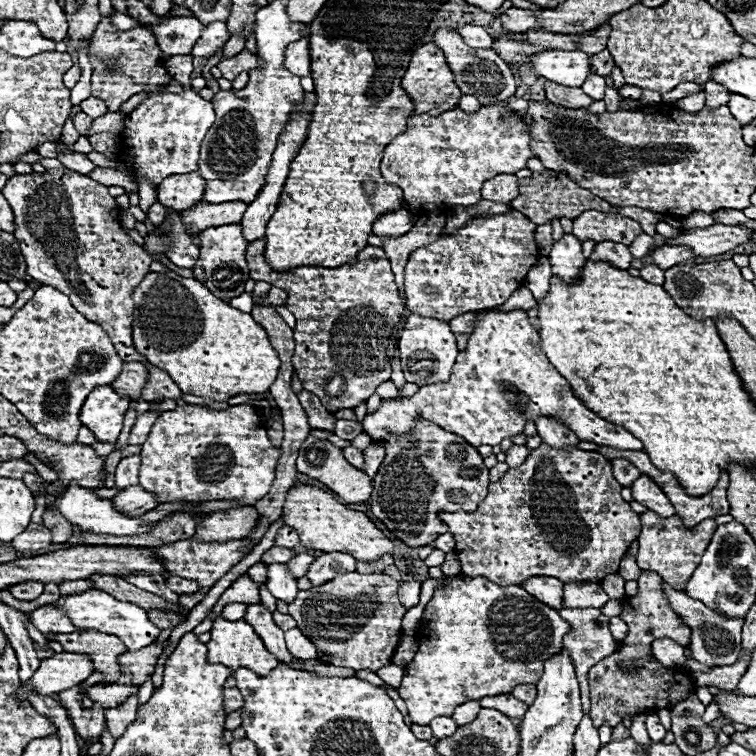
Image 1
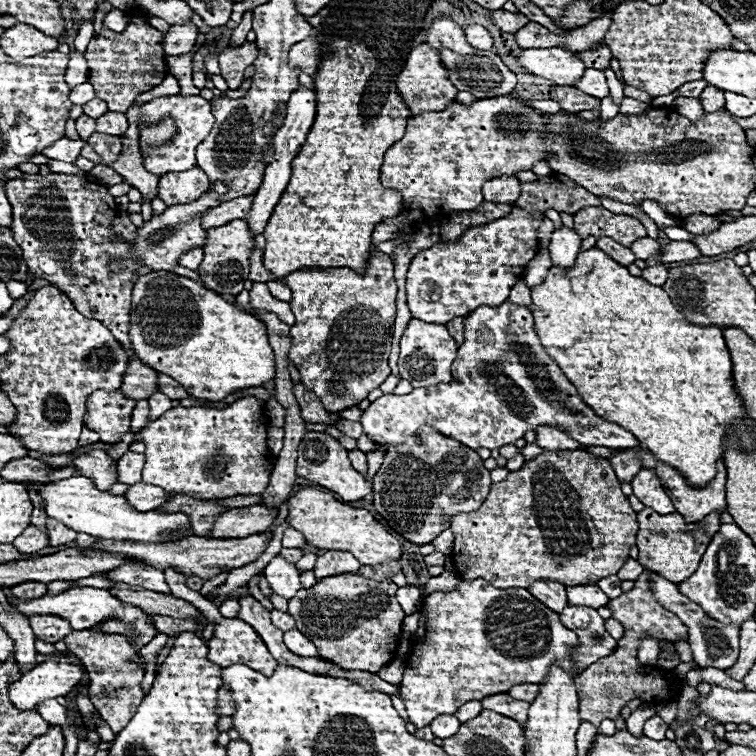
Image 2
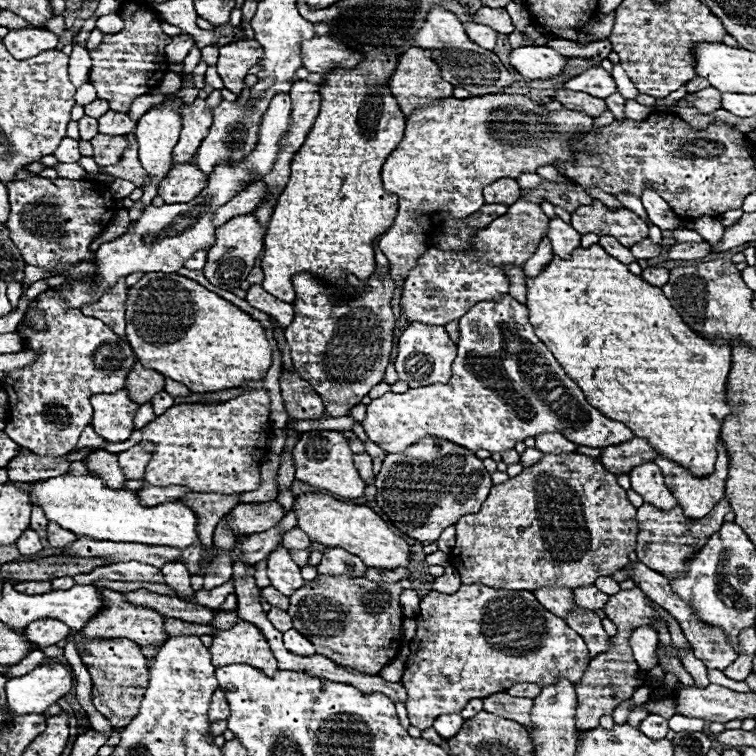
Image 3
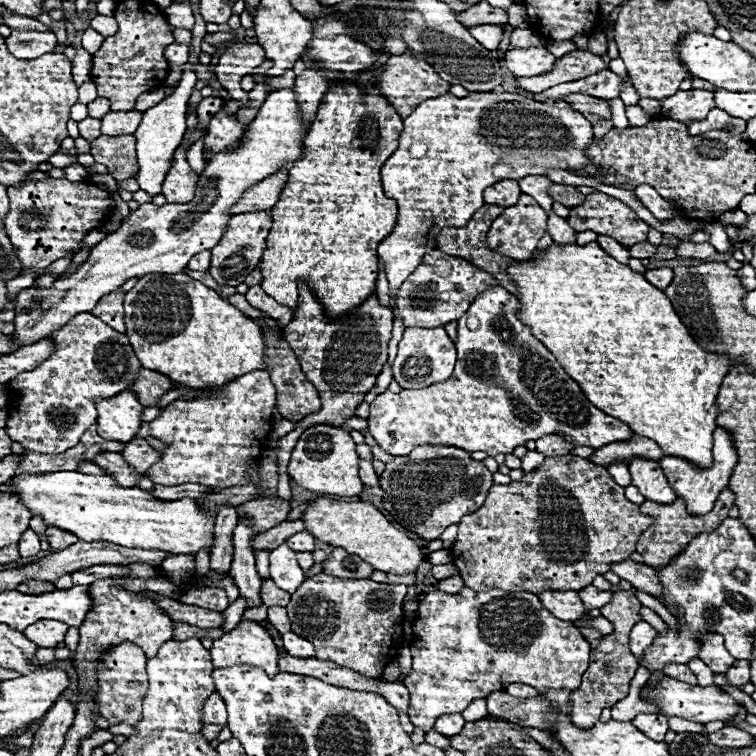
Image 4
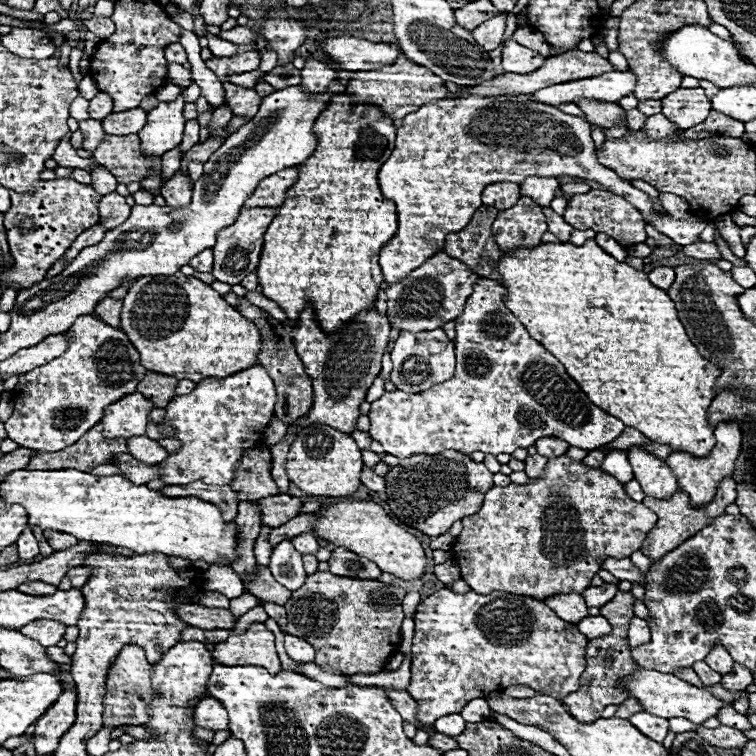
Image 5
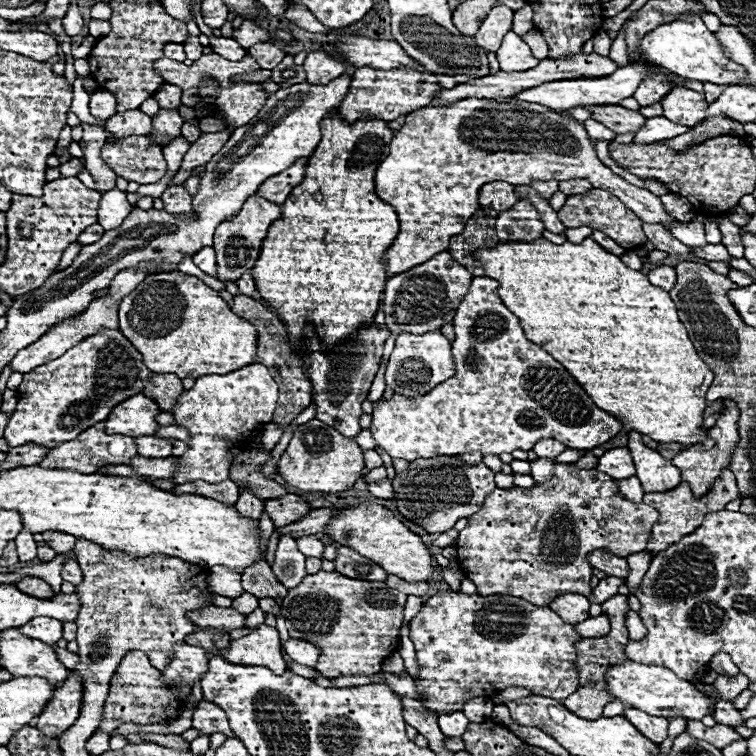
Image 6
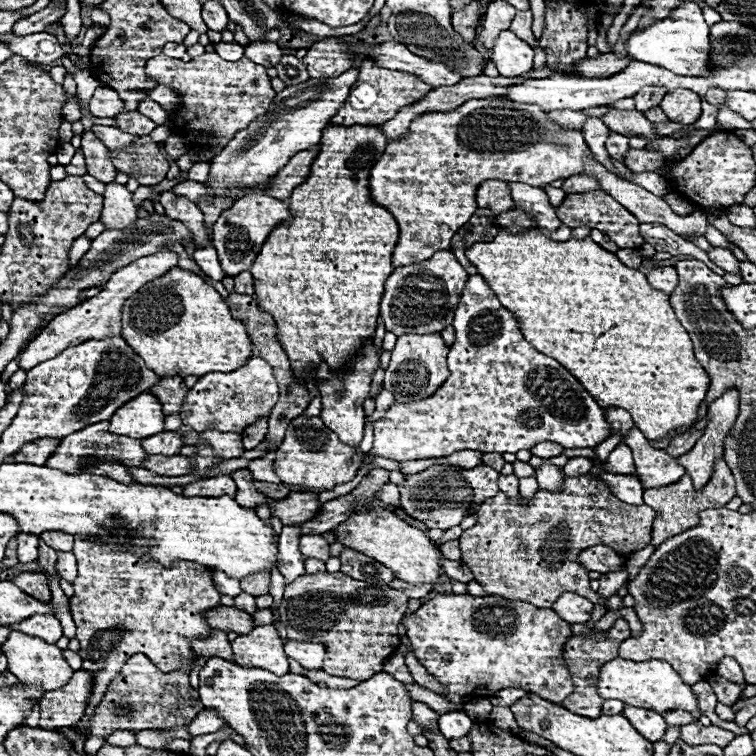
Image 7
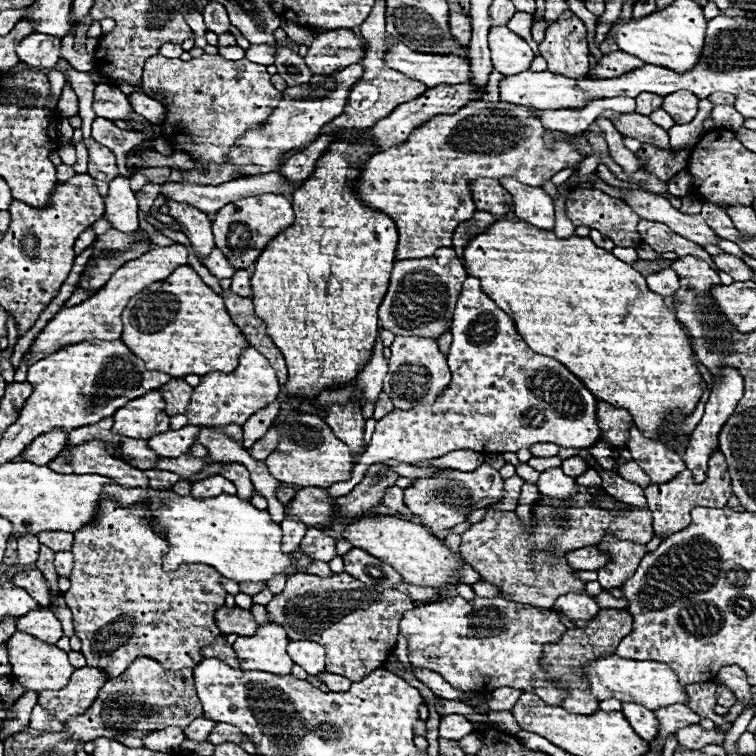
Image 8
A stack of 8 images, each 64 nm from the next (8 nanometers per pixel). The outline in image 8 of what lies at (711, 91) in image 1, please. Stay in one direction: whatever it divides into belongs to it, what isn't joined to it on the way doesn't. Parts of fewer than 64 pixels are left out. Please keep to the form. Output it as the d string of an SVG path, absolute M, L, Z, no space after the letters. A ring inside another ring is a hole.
M674 92L670 96L664 96L664 108L676 124L688 124L698 112L698 98L692 92Z

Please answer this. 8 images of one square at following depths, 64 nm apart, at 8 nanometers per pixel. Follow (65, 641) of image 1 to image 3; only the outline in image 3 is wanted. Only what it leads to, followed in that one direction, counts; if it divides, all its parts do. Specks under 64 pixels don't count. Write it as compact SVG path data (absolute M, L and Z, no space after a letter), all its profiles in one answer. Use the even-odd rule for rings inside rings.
M82 631L74 634L74 644L94 682L92 704L102 716L110 720L112 728L124 728L138 714L140 700L148 688L148 670L146 670L146 660L140 654L140 648L126 638L88 640Z

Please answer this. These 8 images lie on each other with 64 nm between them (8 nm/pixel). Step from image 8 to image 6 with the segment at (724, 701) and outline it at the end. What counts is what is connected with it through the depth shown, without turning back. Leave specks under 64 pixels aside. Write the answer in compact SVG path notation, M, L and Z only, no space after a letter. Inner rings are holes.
M740 672L738 676L718 676L714 686L720 692L720 698L726 702L732 702L742 690L746 690L750 684L750 680Z

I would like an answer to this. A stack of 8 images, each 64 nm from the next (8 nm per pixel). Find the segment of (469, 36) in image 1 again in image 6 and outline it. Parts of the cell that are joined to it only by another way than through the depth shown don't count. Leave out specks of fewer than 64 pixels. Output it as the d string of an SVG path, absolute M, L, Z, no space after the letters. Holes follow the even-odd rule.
M492 8L474 36L476 44L488 52L496 52L496 48L502 44L502 36L506 36L506 32L512 28L512 14L514 12L510 8Z

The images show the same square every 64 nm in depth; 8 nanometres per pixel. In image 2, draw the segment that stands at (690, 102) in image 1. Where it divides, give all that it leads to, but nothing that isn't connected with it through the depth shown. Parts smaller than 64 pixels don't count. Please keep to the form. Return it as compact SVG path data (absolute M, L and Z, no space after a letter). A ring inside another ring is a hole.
M678 97L673 102L674 109L690 120L700 120L704 114L700 98Z

